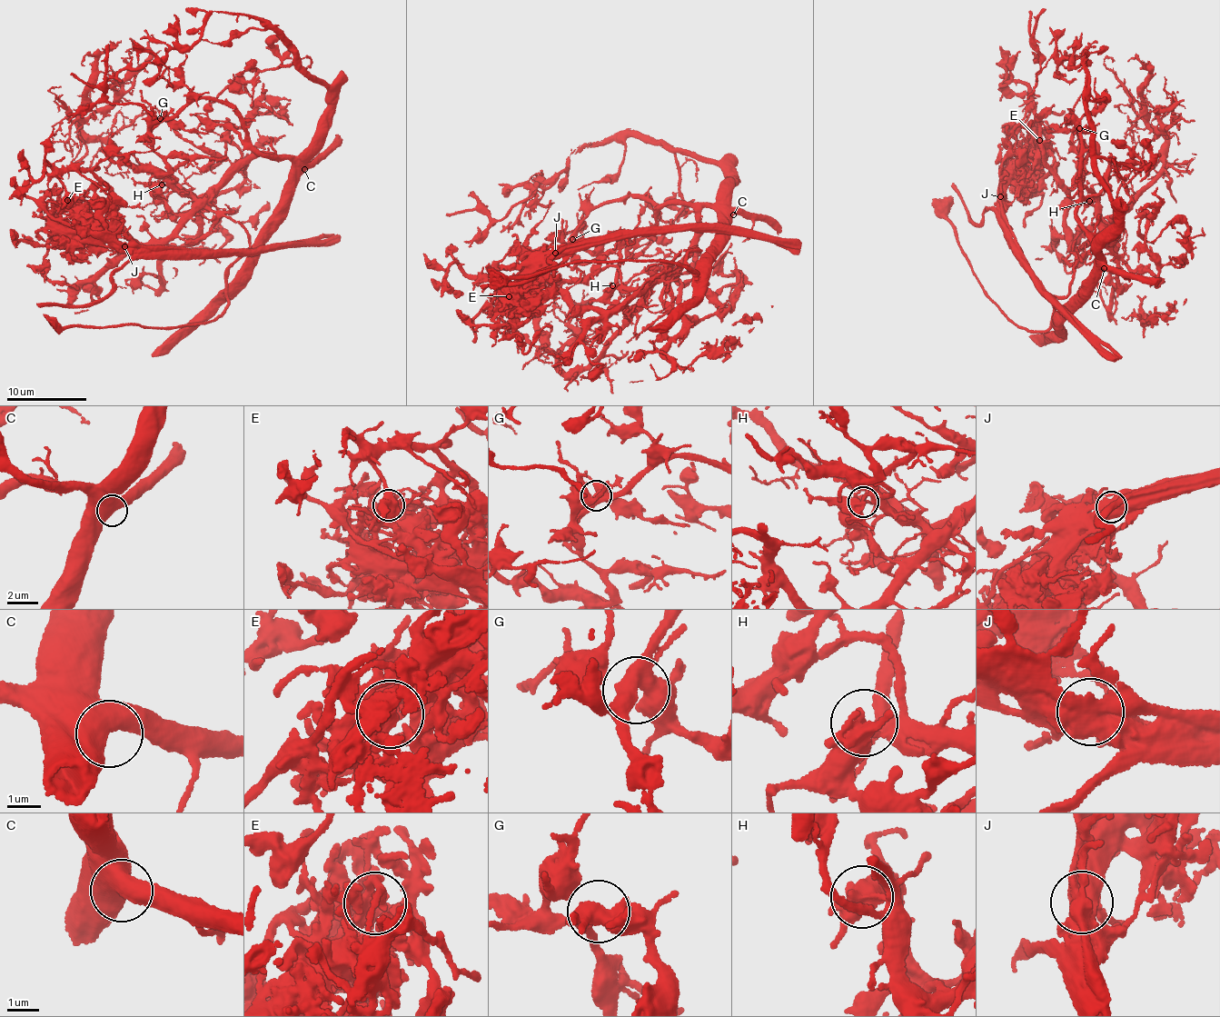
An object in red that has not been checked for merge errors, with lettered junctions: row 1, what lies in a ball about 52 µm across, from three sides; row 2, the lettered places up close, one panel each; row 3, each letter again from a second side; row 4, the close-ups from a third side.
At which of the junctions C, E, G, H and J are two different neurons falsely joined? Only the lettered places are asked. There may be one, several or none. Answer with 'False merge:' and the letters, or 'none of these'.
False merge: E, H, J

